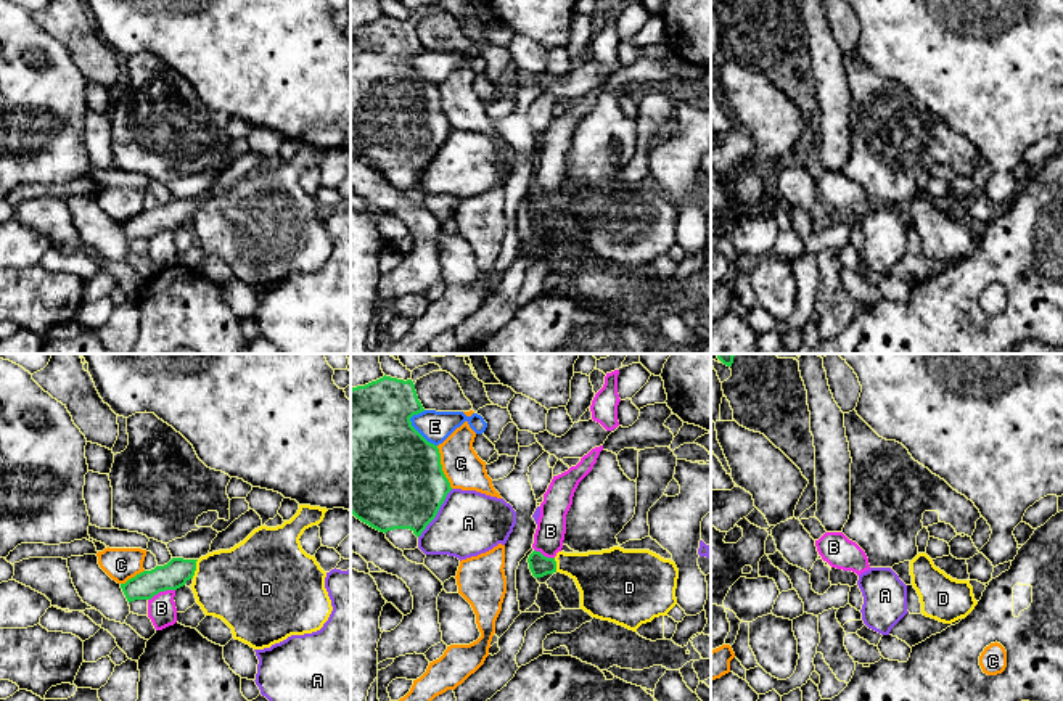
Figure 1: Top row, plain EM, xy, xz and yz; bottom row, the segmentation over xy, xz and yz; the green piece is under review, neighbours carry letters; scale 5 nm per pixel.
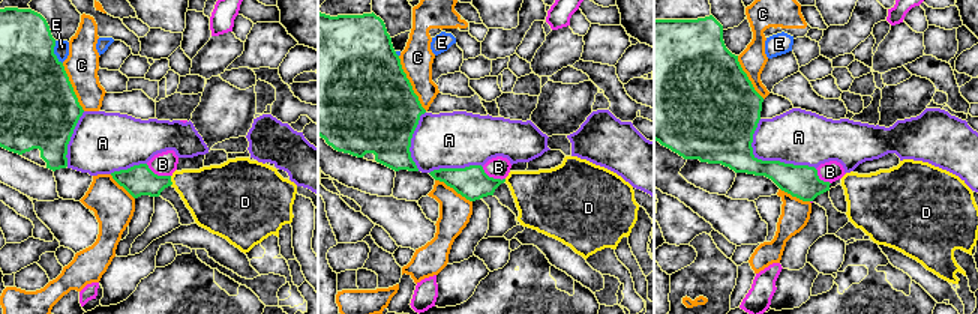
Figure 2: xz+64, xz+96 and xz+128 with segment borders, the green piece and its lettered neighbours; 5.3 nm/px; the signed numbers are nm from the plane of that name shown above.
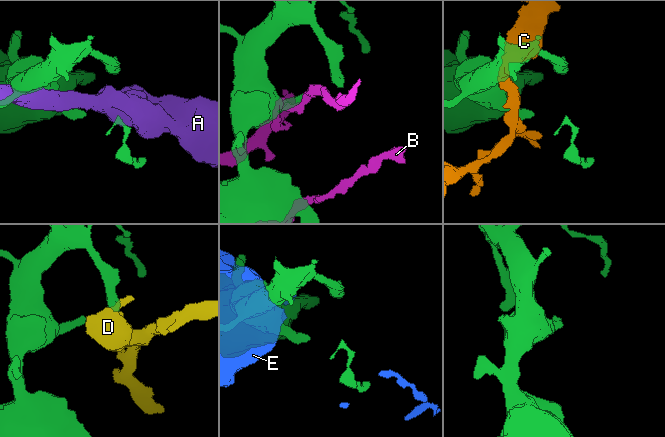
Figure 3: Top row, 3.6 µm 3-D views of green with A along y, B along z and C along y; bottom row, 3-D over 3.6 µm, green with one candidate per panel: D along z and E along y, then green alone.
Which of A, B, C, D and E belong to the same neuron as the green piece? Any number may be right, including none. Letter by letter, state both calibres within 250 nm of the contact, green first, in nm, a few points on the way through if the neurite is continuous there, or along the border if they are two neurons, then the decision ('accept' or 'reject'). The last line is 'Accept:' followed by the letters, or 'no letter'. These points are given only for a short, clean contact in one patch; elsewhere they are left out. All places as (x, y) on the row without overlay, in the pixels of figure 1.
A: calibres 460 and 320 nm; reject
B: calibres 140 and 140 nm; reject
C: calibres 500 and 190 nm; reject
D: calibres 140 and 380 nm; way xy (174, 214), (180, 209), (195, 209), (242, 225); accept
E: calibres 500 and 160 nm; reject
Accept: D

